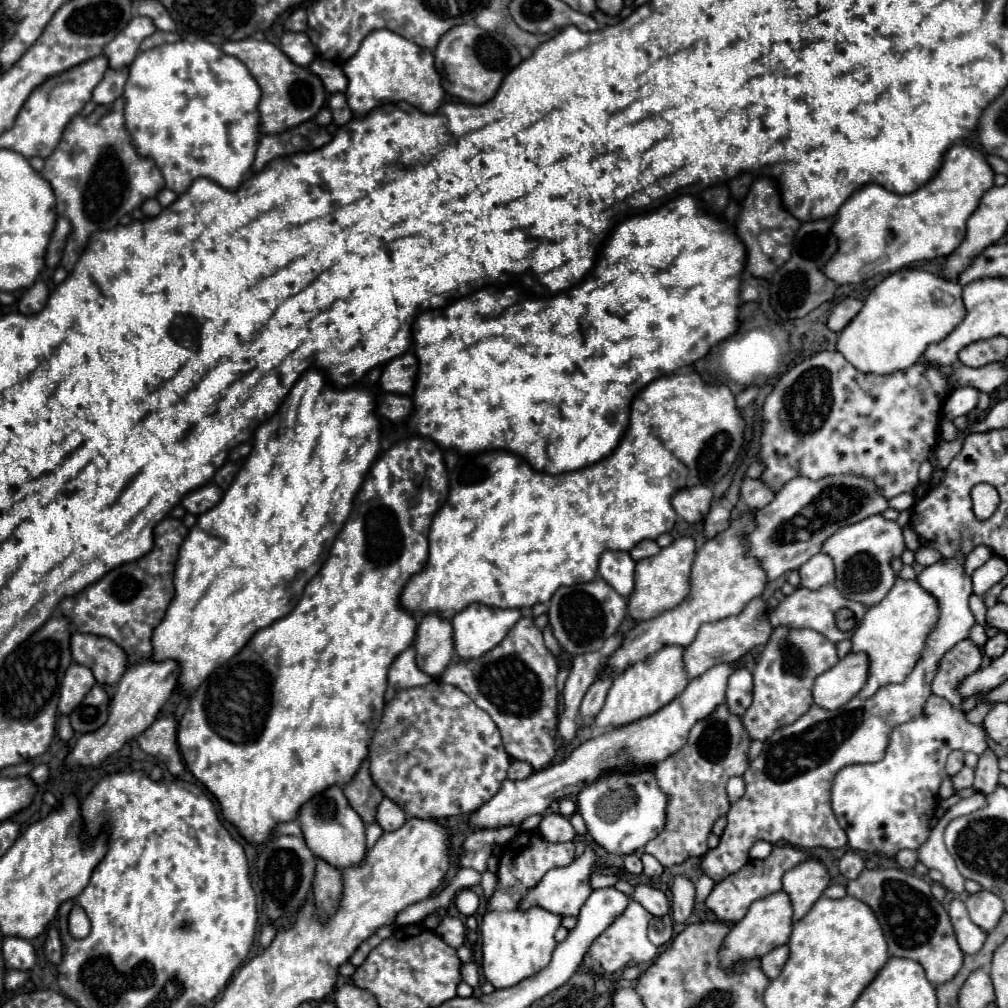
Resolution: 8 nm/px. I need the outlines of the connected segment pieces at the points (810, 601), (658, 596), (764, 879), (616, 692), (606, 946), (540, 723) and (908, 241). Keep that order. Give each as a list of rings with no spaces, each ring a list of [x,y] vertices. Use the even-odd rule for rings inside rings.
[[[834,583],[824,585],[824,587],[816,589],[816,591],[810,591],[810,589],[806,589],[806,587],[800,587],[800,589],[796,589],[792,595],[784,597],[782,603],[772,611],[770,623],[772,623],[772,627],[778,627],[778,625],[810,627],[810,629],[814,629],[814,631],[820,631],[824,637],[832,639],[834,643],[838,643],[838,641],[842,641],[842,639],[850,639],[852,633],[854,633],[854,631],[840,631],[840,629],[836,627],[836,623],[834,623],[834,615],[836,615],[836,611],[842,609],[842,607],[848,607],[848,609],[854,611],[856,623],[860,623],[862,617],[864,617],[864,613],[866,613],[866,607],[864,607],[862,603],[846,599],[846,597],[836,589]]]
[[[680,537],[674,545],[664,547],[658,555],[636,563],[636,589],[628,599],[628,615],[636,621],[648,621],[660,613],[674,609],[690,591],[690,569],[696,555],[696,541],[692,537]]]
[[[776,845],[766,859],[762,859],[762,861],[748,861],[748,865],[744,865],[738,873],[734,873],[728,879],[716,883],[714,889],[712,889],[712,893],[706,899],[706,907],[710,911],[714,911],[720,921],[738,923],[748,913],[748,907],[756,899],[762,899],[762,897],[766,897],[770,893],[780,891],[780,887],[782,887],[782,875],[788,869],[796,867],[798,863],[802,863],[804,859],[808,859],[808,855],[804,851],[800,851],[800,849],[796,849],[792,845]]]
[[[680,645],[662,647],[660,651],[648,655],[644,661],[632,663],[622,673],[618,673],[608,691],[604,707],[600,709],[600,713],[594,719],[596,725],[608,727],[612,723],[614,725],[632,723],[632,721],[648,717],[648,715],[656,713],[658,709],[662,709],[664,705],[668,705],[688,685],[688,675],[684,671],[682,655],[684,655],[684,647],[680,647]]]
[[[630,901],[628,911],[624,911],[624,915],[620,915],[620,919],[616,919],[616,923],[612,923],[612,927],[608,927],[608,931],[604,931],[590,947],[588,955],[582,961],[582,971],[592,971],[592,973],[604,973],[604,975],[614,975],[616,971],[628,967],[630,963],[652,963],[658,957],[658,947],[652,945],[648,941],[648,923],[654,915],[648,913],[640,903]]]
[[[522,617],[498,647],[476,659],[452,661],[440,679],[458,687],[480,709],[488,711],[492,721],[498,725],[504,749],[512,759],[530,763],[534,771],[542,771],[552,763],[556,753],[556,675],[556,659],[546,649],[542,631],[534,625],[534,617]]]
[[[952,145],[944,155],[942,167],[924,187],[908,195],[892,193],[878,183],[868,183],[860,187],[838,211],[838,219],[834,221],[832,233],[840,239],[840,247],[838,253],[832,257],[832,263],[824,267],[824,273],[838,285],[846,285],[846,283],[866,281],[880,273],[894,273],[904,265],[916,261],[950,255],[964,241],[966,221],[976,211],[982,195],[994,187],[994,171],[988,165],[984,153],[968,145]]]

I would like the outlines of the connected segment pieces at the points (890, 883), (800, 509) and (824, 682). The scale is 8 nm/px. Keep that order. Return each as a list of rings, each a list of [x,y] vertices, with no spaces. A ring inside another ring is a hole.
[[[864,869],[846,887],[852,897],[858,897],[874,909],[884,929],[890,955],[918,961],[932,985],[946,983],[960,971],[964,953],[956,943],[950,915],[942,903],[932,899],[928,881],[902,869]]]
[[[828,475],[818,481],[796,477],[776,493],[776,499],[770,505],[756,511],[758,529],[750,535],[750,553],[760,559],[772,581],[782,573],[798,569],[810,557],[820,553],[824,541],[838,529],[886,509],[888,499],[882,495],[882,489],[862,475]]]
[[[848,653],[814,683],[814,703],[824,709],[838,709],[854,699],[868,679],[868,655]]]

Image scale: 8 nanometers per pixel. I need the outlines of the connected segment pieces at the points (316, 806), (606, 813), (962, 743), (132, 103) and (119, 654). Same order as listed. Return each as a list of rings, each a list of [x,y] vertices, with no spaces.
[[[332,785],[322,793],[314,795],[310,801],[306,801],[298,811],[298,821],[302,823],[300,827],[304,839],[316,857],[332,863],[338,869],[346,869],[364,859],[366,855],[364,823],[360,815],[356,815],[356,811],[350,807],[346,795],[338,785]]]
[[[640,767],[630,771],[630,773],[642,773],[642,777],[636,779],[616,777],[614,773],[616,771],[604,773],[596,781],[588,783],[576,795],[576,805],[578,813],[586,821],[588,833],[600,847],[604,847],[608,853],[614,855],[628,855],[644,847],[650,839],[654,839],[658,835],[656,829],[664,829],[668,795],[660,789],[654,775],[654,767]]]
[[[930,695],[916,719],[892,729],[880,761],[848,765],[836,773],[832,809],[848,835],[848,847],[868,855],[880,851],[890,857],[902,849],[918,849],[928,839],[938,787],[946,777],[946,757],[956,749],[980,755],[986,747],[986,733],[980,725],[968,723],[964,711],[952,707],[944,697]]]
[[[176,41],[142,51],[130,65],[130,77],[124,85],[124,119],[140,157],[148,157],[162,171],[166,189],[182,195],[194,179],[206,177],[228,191],[236,191],[254,163],[260,139],[258,103],[262,89],[246,65],[226,55],[210,41]]]
[[[74,633],[72,635],[72,657],[76,663],[88,667],[100,685],[116,685],[126,671],[126,651],[110,639]]]

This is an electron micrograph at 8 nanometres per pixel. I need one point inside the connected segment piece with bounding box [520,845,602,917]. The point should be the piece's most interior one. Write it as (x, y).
(563, 891)

